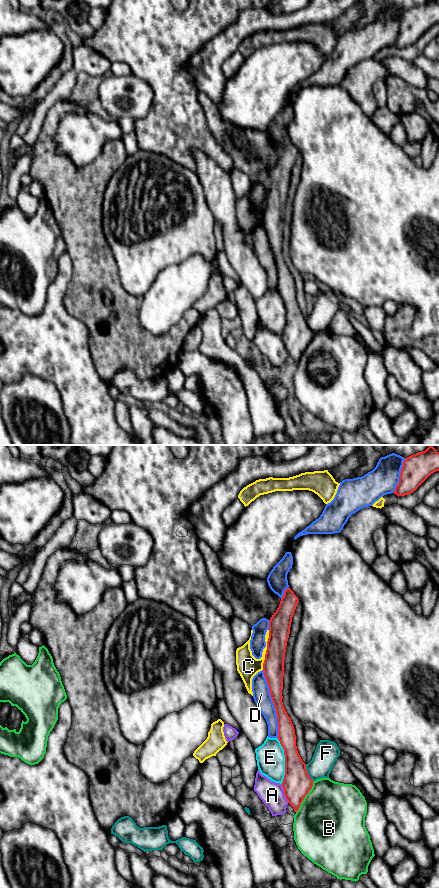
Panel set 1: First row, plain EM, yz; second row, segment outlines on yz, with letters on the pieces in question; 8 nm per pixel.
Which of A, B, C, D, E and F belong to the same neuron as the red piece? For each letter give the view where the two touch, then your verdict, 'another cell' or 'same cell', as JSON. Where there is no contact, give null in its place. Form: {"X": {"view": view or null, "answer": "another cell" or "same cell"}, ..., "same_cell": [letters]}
{"A": {"view": "yz", "answer": "another cell"}, "B": {"view": "yz", "answer": "another cell"}, "C": {"view": "yz", "answer": "another cell"}, "D": {"view": "yz", "answer": "same cell"}, "E": {"view": "yz", "answer": "another cell"}, "F": {"view": "yz", "answer": "another cell"}, "same_cell": ["D"]}

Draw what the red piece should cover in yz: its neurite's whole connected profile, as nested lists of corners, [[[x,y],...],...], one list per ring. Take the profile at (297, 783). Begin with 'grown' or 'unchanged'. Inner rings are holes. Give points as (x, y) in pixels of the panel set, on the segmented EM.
grown; [[[286,552],[267,577],[270,589],[281,601],[269,620],[262,618],[252,626],[250,649],[252,655],[260,659],[263,649],[267,648],[263,670],[252,679],[253,698],[266,719],[268,737],[277,738],[284,749],[285,775],[282,787],[285,798],[297,812],[314,781],[298,753],[295,729],[282,702],[286,646],[292,617],[299,602],[287,580],[292,564],[293,556],[291,552]]]

